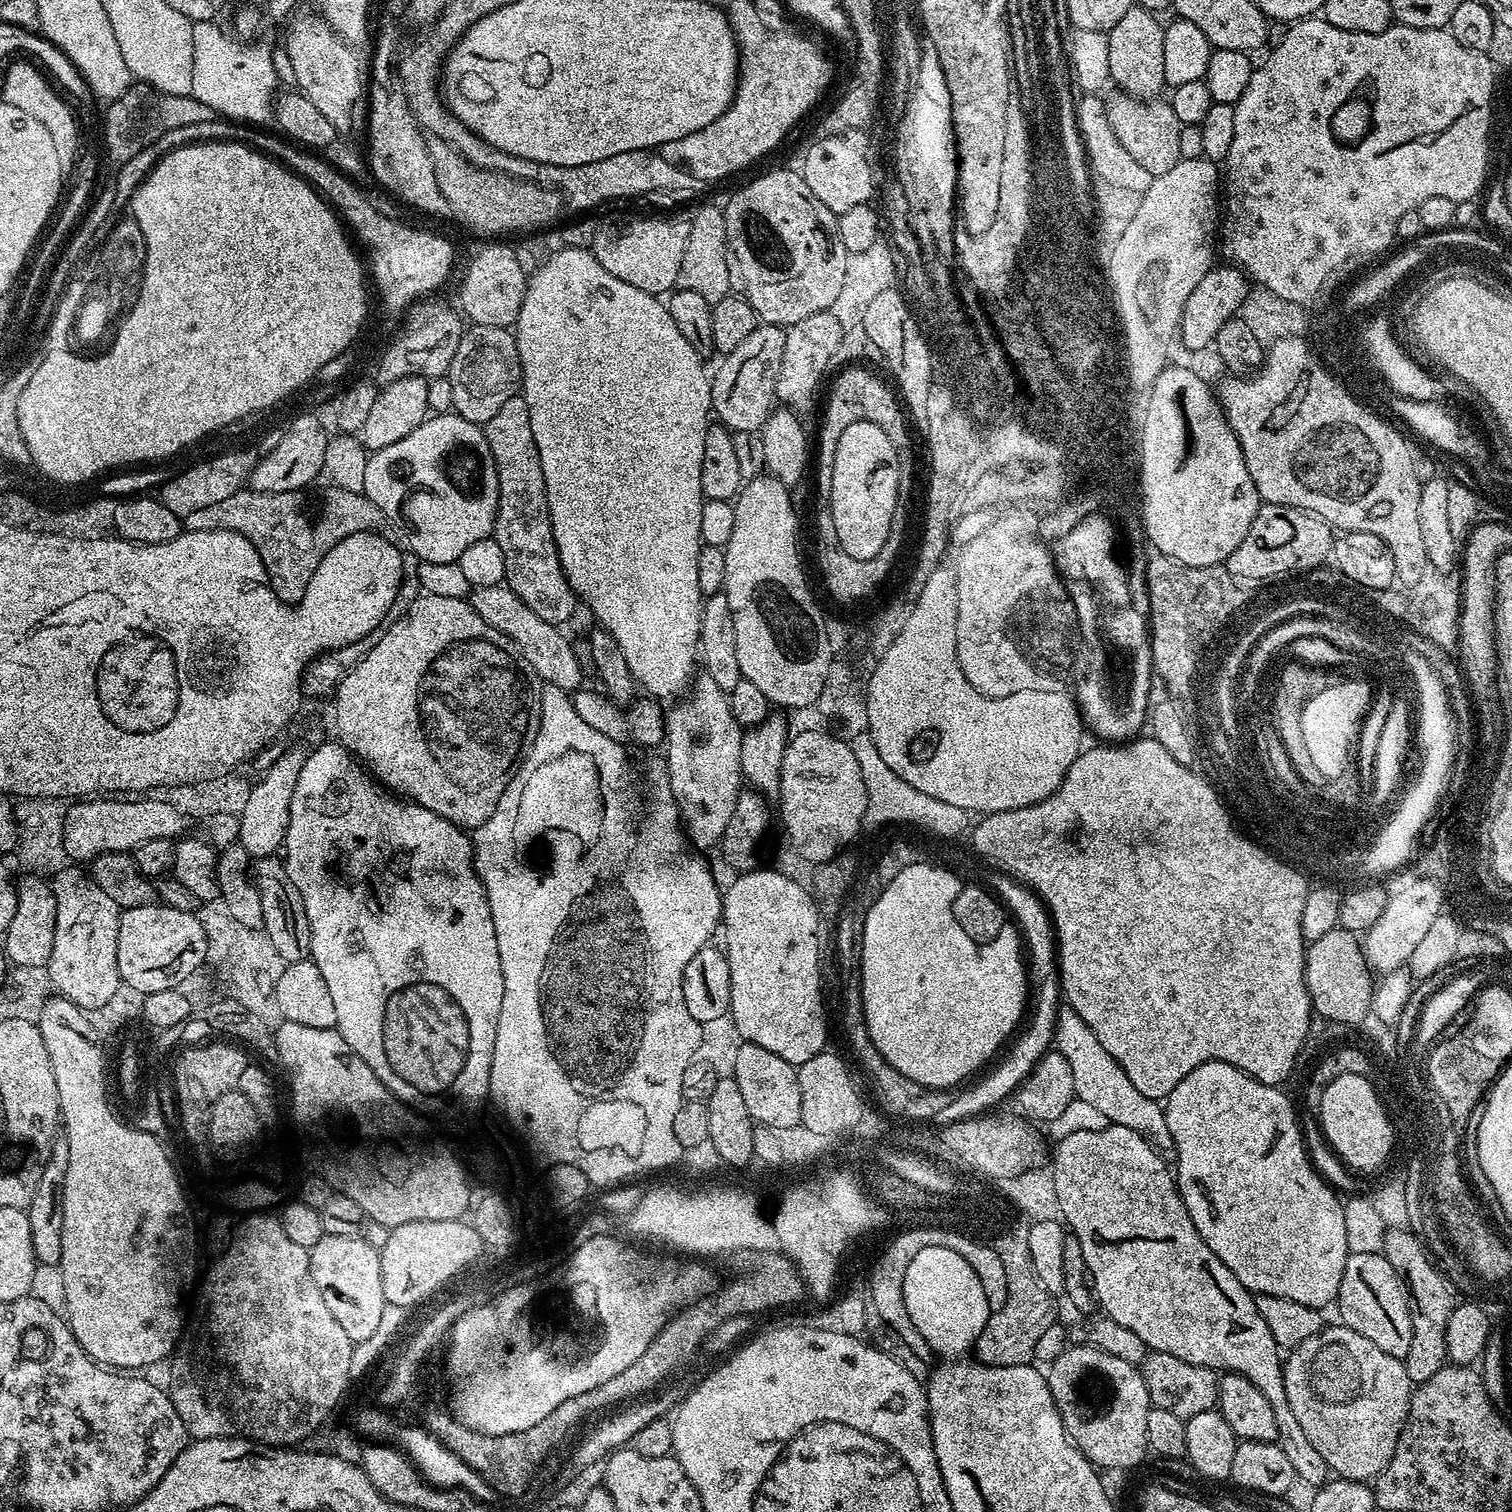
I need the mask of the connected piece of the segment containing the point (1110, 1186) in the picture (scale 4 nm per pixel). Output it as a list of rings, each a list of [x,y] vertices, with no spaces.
[[[1110,1124],[1104,1130],[1081,1130],[1055,1141],[1054,1147],[1056,1153],[1050,1156],[1050,1179],[1054,1182],[1063,1223],[1082,1246],[1090,1287],[1095,1303],[1104,1307],[1101,1308],[1103,1315],[1126,1326],[1126,1330],[1134,1330],[1151,1351],[1174,1354],[1174,1358],[1182,1358],[1182,1362],[1206,1366],[1224,1374],[1245,1376],[1254,1382],[1274,1409],[1274,1422],[1278,1422],[1275,1443],[1293,1464],[1297,1481],[1301,1485],[1309,1484],[1312,1490],[1327,1484],[1330,1469],[1326,1458],[1314,1450],[1294,1410],[1290,1410],[1284,1385],[1282,1349],[1274,1342],[1274,1334],[1270,1334],[1262,1314],[1258,1314],[1253,1293],[1244,1288],[1216,1257],[1214,1250],[1202,1242],[1202,1234],[1198,1234],[1176,1188],[1173,1169],[1159,1157],[1151,1142],[1130,1130],[1130,1126]]]

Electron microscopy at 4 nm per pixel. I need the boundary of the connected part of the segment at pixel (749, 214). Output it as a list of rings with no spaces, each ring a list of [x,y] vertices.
[[[799,171],[768,172],[765,176],[760,176],[757,180],[750,181],[745,188],[738,189],[729,198],[728,204],[725,203],[723,205],[723,209],[724,217],[726,218],[726,242],[728,243],[726,262],[730,270],[730,286],[732,287],[732,292],[737,296],[741,296],[756,311],[757,317],[763,323],[791,326],[802,322],[802,318],[810,318],[810,314],[826,312],[833,307],[835,299],[838,298],[838,294],[842,291],[842,280],[846,275],[846,260],[850,253],[846,250],[846,246],[840,237],[837,213],[831,212],[826,206],[822,206],[822,202],[818,202],[814,190],[810,190],[810,186],[806,186],[803,175]]]

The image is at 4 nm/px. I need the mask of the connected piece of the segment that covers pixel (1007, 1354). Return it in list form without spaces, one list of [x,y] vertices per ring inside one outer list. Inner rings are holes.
[[[1029,1275],[1027,1279],[1028,1284],[1022,1285],[1017,1292],[1016,1289],[1008,1292],[1006,1306],[1002,1306],[1002,1310],[989,1315],[986,1326],[974,1345],[974,1356],[979,1363],[990,1366],[1032,1364],[1038,1338],[1052,1324],[1057,1323],[1057,1301],[1038,1282],[1036,1276]]]

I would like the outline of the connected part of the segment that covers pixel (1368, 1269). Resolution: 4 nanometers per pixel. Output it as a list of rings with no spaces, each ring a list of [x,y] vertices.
[[[1379,1251],[1372,1253],[1353,1252],[1342,1270],[1340,1293],[1335,1303],[1340,1304],[1343,1327],[1370,1338],[1374,1346],[1403,1358],[1410,1350],[1412,1337],[1412,1305],[1400,1275]]]

